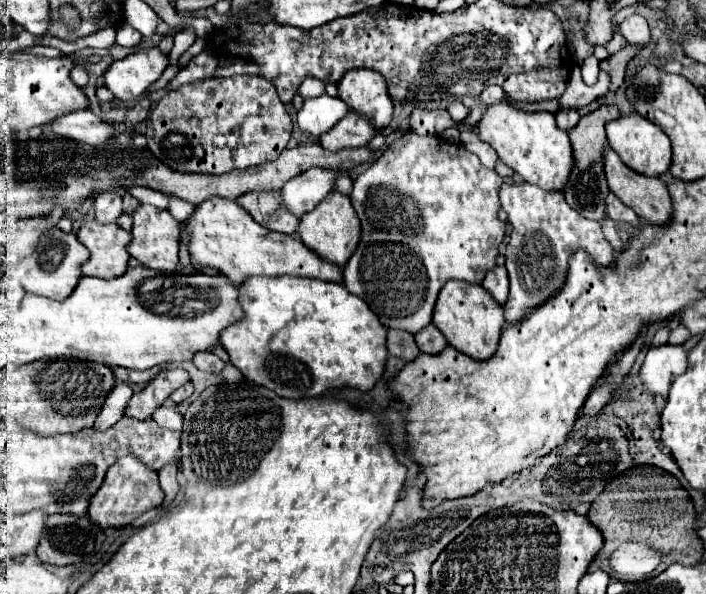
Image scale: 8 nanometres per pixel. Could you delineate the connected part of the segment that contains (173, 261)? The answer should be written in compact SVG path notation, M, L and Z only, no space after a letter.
M140 204L134 214L134 226L132 226L132 236L134 240L128 246L128 252L132 258L136 258L142 266L154 268L166 274L176 272L178 268L178 236L180 236L180 222L166 210L158 210L156 206L150 204Z

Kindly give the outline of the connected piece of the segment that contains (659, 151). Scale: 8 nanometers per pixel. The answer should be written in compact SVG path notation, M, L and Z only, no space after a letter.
M634 112L634 114L608 122L606 134L608 134L608 144L612 146L612 150L622 158L622 162L628 168L632 168L644 176L662 176L668 172L670 162L672 162L670 140L658 126L654 126L654 122L650 122L644 116Z

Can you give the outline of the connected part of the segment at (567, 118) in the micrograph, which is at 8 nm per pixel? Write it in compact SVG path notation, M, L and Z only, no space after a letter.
M566 108L566 110L558 110L556 112L556 122L558 122L558 128L560 130L572 130L580 120L580 114L578 110L572 110L572 108Z

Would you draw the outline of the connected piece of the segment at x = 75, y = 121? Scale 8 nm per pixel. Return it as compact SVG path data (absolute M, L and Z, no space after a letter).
M78 110L60 116L50 124L50 128L54 134L66 136L80 144L92 144L92 146L100 146L114 136L114 126L104 122L92 110Z

